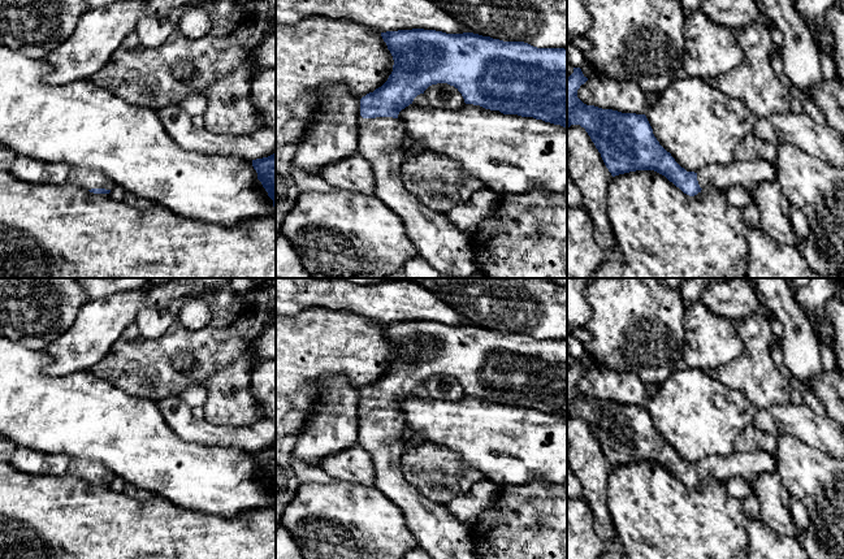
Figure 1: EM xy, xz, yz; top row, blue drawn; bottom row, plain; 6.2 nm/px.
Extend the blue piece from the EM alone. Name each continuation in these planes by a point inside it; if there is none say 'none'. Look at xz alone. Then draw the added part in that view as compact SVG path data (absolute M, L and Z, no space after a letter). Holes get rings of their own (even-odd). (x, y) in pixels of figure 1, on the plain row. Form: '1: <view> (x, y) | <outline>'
1: xz (435, 528) | M398 410L359 411L358 445L372 456L376 489L402 510L417 546L430 558L476 559L471 530L445 504L428 499L404 480L399 469L404 426Z

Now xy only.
1: xy (86, 469) | M75 458L69 463L68 473L86 480L105 480L112 481L116 476L101 463L94 463L87 459Z

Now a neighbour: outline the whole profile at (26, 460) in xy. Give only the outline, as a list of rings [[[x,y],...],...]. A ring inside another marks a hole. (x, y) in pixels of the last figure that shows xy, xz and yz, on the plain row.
[[[17,447],[9,464],[26,474],[60,477],[68,473],[70,458],[64,454],[36,452]]]

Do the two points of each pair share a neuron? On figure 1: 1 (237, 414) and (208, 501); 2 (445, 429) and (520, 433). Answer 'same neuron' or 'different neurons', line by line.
1: different neurons
2: same neuron

